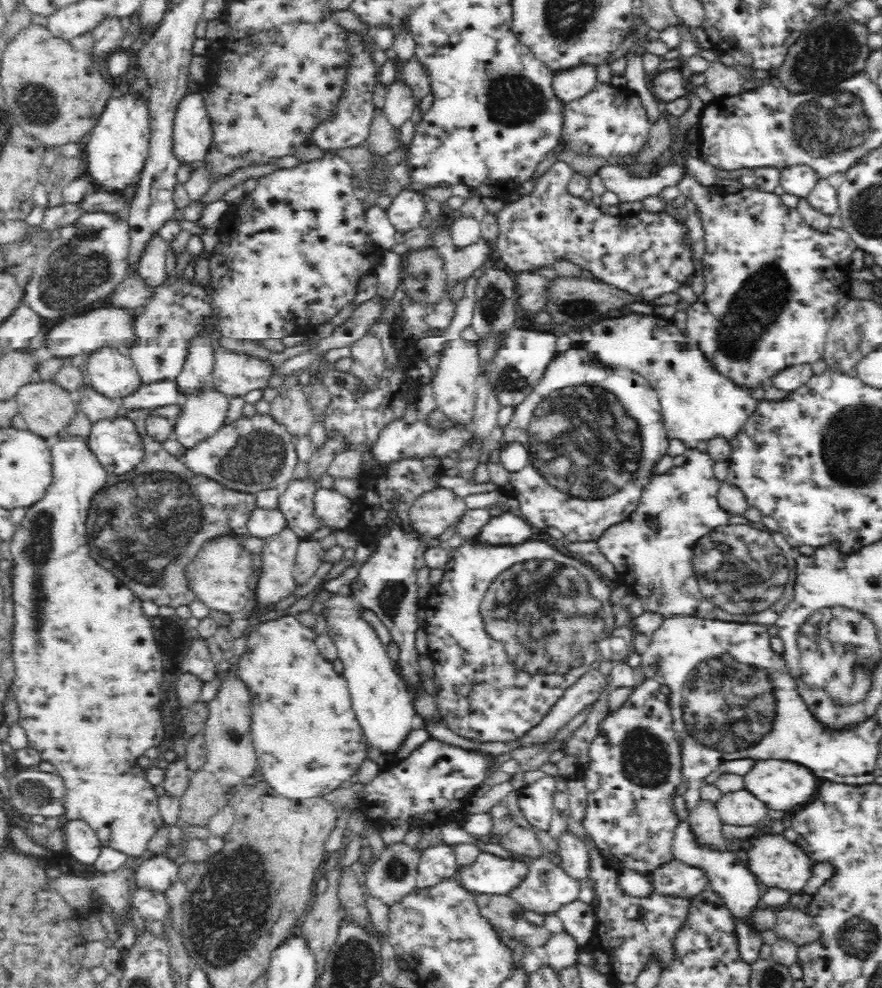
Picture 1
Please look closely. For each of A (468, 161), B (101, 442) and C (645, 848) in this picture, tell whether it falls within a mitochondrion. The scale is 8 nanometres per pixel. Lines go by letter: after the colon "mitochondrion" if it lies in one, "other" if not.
A: other
B: other
C: other

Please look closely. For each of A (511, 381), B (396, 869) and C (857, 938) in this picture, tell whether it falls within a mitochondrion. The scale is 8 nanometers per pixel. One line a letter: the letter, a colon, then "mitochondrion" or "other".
A: mitochondrion
B: mitochondrion
C: mitochondrion

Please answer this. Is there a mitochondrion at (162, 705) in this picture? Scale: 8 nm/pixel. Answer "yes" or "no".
no

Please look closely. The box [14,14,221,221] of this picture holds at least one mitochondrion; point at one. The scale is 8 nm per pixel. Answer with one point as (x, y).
(38, 107)

